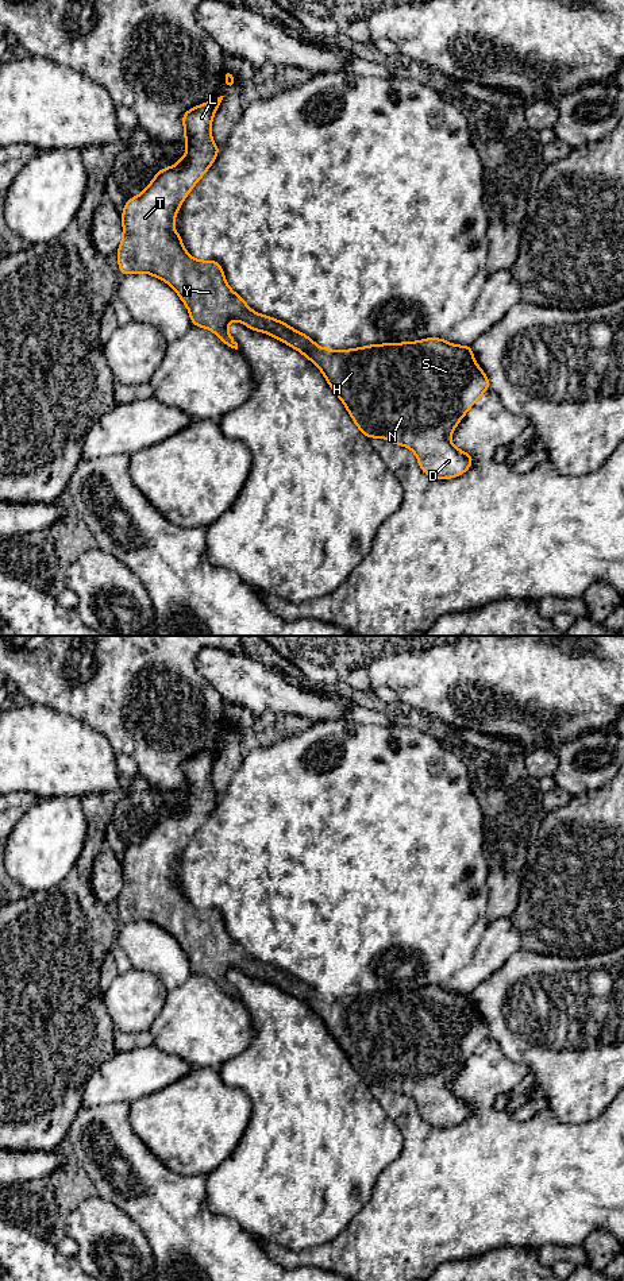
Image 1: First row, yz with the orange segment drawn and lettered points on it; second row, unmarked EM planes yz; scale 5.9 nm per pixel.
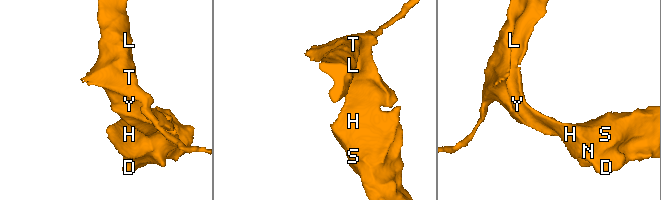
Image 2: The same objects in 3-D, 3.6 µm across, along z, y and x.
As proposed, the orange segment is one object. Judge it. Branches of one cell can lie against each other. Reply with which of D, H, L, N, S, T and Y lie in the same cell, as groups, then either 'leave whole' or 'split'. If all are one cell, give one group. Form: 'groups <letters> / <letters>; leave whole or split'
groups D H L N S T Y; leave whole

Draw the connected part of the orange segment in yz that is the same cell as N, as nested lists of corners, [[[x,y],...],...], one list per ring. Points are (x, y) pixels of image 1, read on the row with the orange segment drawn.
[[[223,97],[200,104],[182,115],[185,155],[174,166],[161,169],[139,196],[126,202],[122,213],[123,239],[116,251],[122,277],[147,273],[169,283],[188,308],[192,325],[211,329],[231,348],[238,350],[238,343],[228,333],[231,320],[284,342],[319,367],[367,439],[382,437],[412,449],[421,471],[435,479],[451,479],[466,472],[473,464],[473,456],[458,449],[450,441],[450,435],[474,402],[489,390],[489,378],[474,360],[471,346],[428,337],[340,351],[319,347],[288,324],[250,309],[227,285],[219,262],[197,261],[184,248],[173,220],[182,201],[220,151],[212,139],[211,124]]]

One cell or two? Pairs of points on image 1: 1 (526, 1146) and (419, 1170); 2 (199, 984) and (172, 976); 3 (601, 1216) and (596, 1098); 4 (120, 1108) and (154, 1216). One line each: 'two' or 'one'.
1: one
2: two
3: two
4: one

